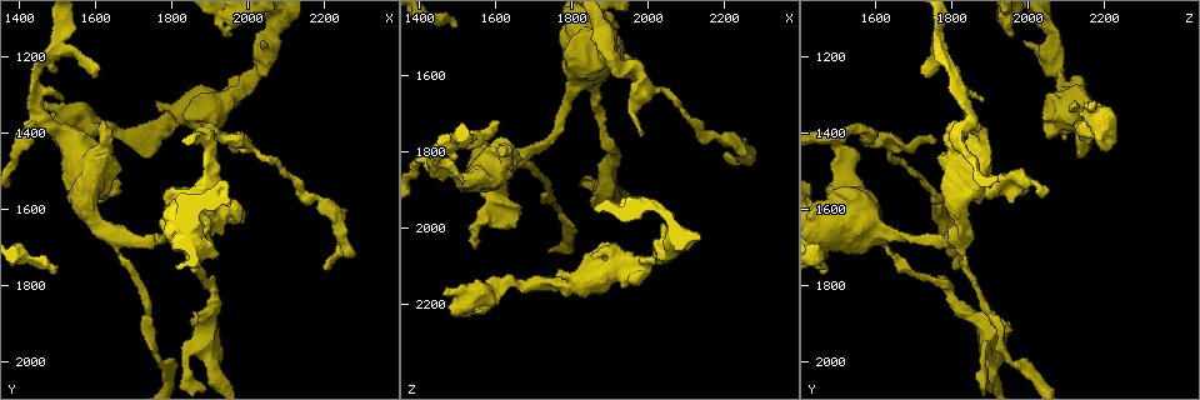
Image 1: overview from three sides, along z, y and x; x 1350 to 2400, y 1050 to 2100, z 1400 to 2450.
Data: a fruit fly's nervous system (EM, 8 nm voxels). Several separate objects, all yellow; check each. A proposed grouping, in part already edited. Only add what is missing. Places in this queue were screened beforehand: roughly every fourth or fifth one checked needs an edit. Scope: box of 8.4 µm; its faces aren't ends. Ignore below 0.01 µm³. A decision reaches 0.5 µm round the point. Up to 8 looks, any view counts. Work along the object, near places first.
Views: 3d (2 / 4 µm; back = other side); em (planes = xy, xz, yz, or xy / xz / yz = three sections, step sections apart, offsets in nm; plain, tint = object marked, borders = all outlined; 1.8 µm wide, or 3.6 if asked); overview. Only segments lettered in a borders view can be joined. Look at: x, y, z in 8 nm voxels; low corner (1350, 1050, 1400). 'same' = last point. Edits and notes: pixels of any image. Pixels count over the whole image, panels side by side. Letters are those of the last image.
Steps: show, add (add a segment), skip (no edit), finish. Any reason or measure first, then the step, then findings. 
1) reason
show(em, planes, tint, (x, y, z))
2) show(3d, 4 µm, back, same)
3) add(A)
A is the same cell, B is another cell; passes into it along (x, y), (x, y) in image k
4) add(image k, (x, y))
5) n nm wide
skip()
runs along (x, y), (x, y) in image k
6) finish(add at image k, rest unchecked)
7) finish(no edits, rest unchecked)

two arms in line, one across
show(3d, 2 µm, (2015, 1240, 2075))

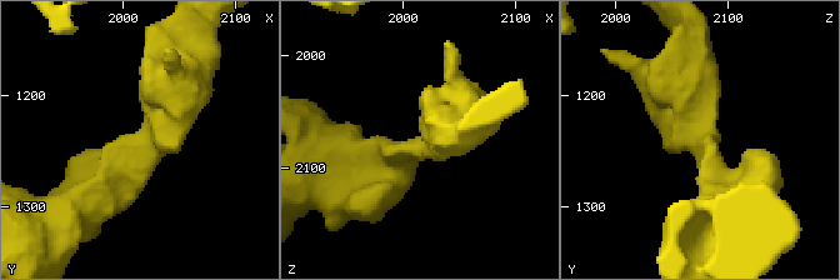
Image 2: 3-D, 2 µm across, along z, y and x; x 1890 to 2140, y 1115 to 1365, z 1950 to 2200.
3 arms; arms of 220, 220, 340 nm
show(em, xz, step 16, tint, (2018, 1240, 2082))

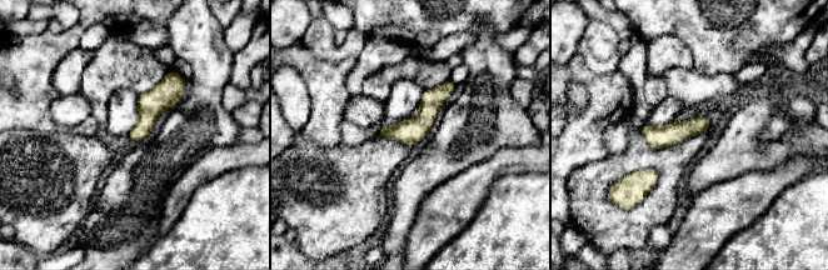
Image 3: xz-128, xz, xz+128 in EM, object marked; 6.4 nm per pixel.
another direction
show(em, planes, borders, same)

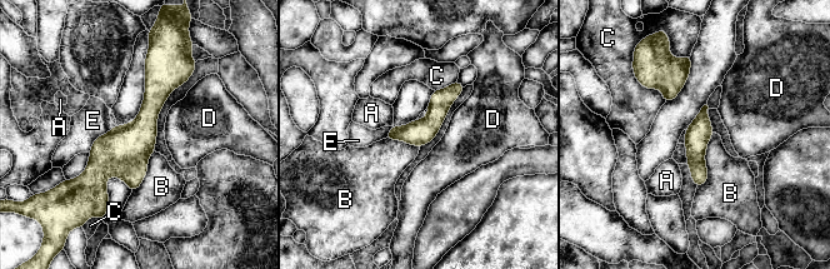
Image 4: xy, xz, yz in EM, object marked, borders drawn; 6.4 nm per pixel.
skip()
A, B, C, D and E are other cells; none of them fits

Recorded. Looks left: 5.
branch stops here
show(em, 3.6 µm, planes, tint, (1755, 1325, 2125))

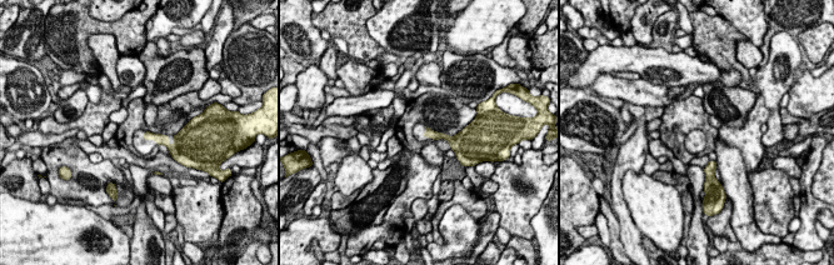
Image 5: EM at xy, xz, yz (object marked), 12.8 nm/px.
what lies round it
show(em, 3.6 µm, planes, borders, same)

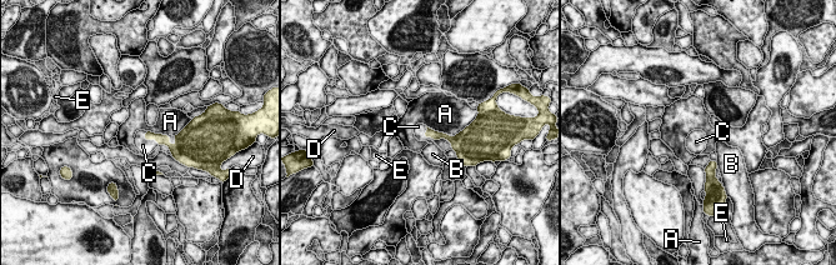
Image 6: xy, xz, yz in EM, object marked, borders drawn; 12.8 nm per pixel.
120 nm wide
add(C)
C is the same cell, A, B, D and E are other cells; passes into it along (161, 139), (150, 139), (145, 146) in image 6; it goes on there

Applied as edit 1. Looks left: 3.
sharp bend
show(em, planes, borders, (1495, 1370, 2195))

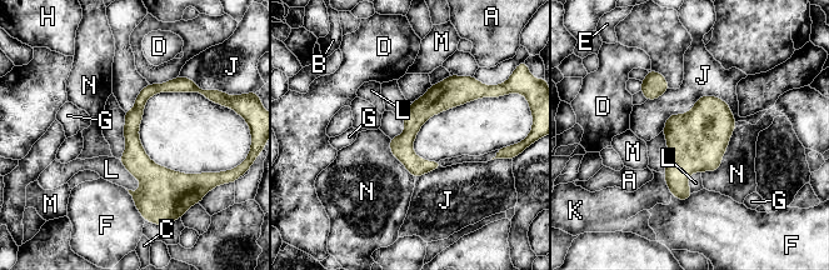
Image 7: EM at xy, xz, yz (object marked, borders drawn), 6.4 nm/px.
skip()
A, B, C, D, E, F, G, H, J, K, L, M and N are other cells; border along (737, 120), (702, 95), (662, 130) in image 7; none of them fits

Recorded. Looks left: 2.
finish(add at image 6, rest unchecked)

